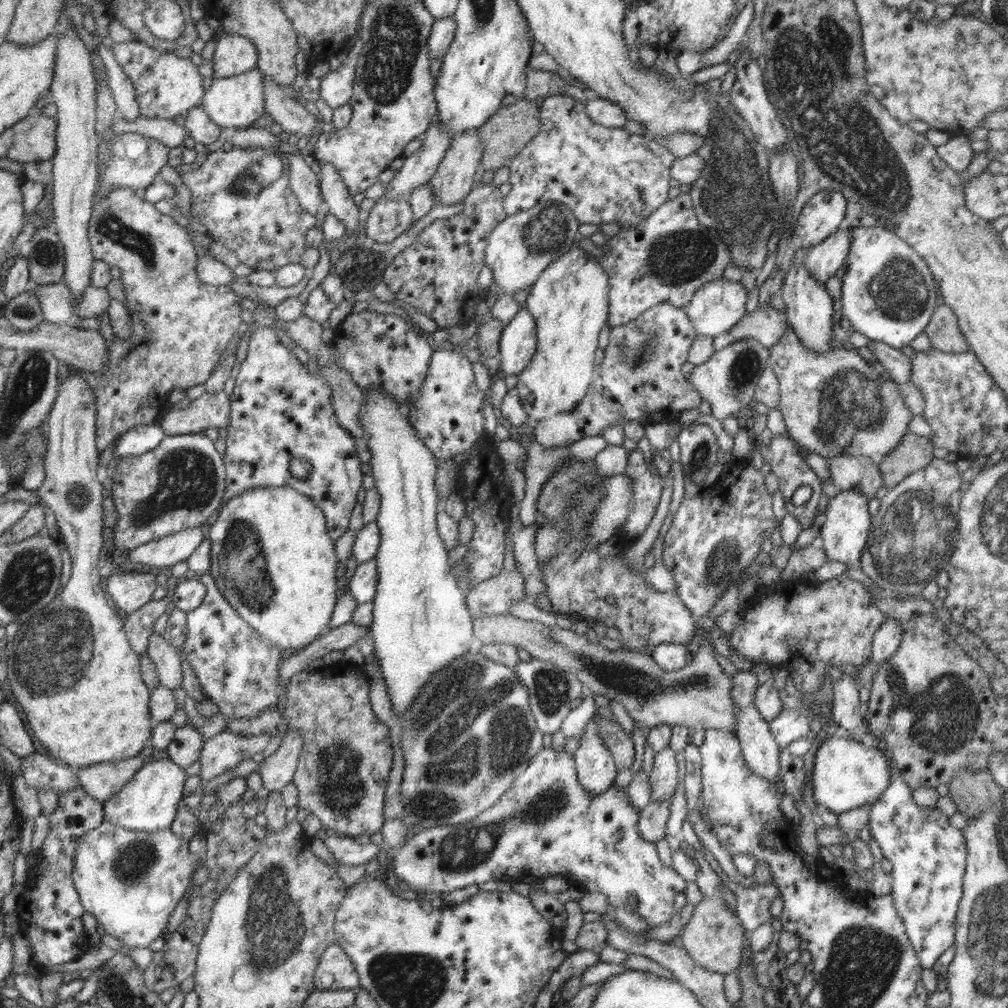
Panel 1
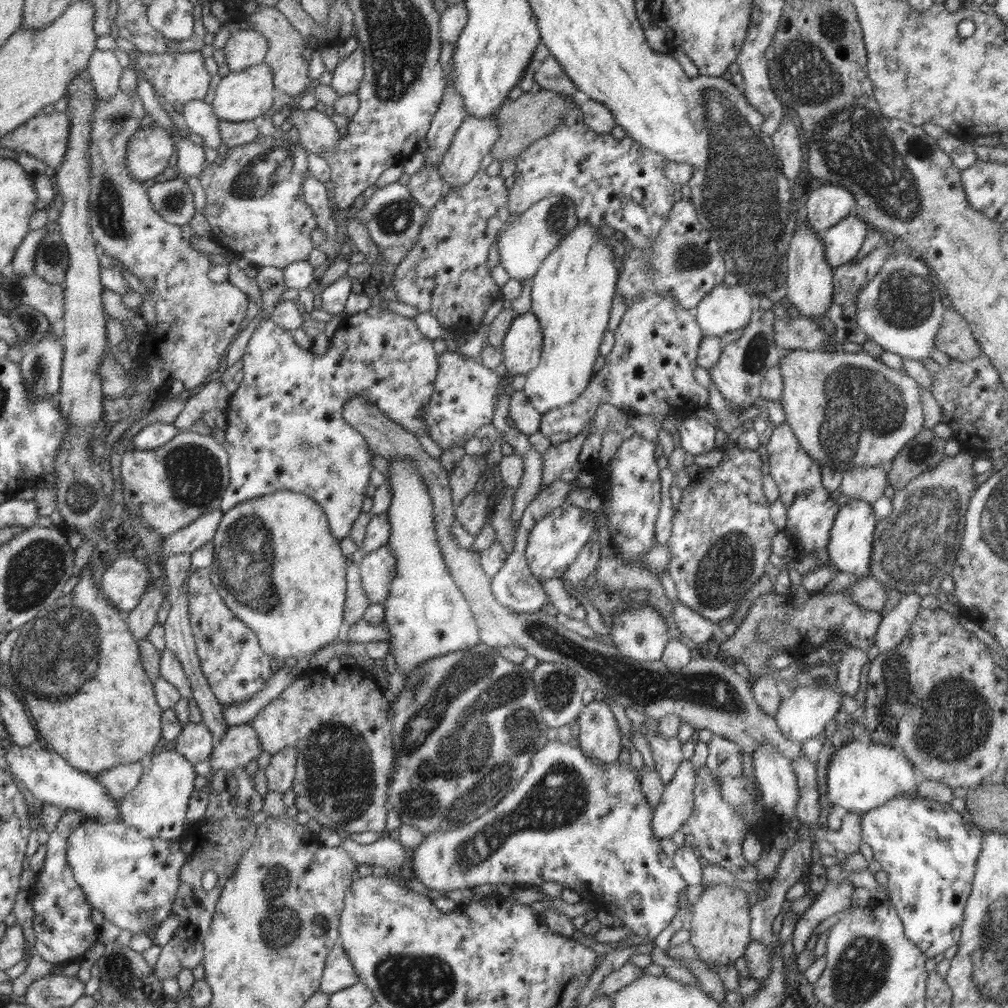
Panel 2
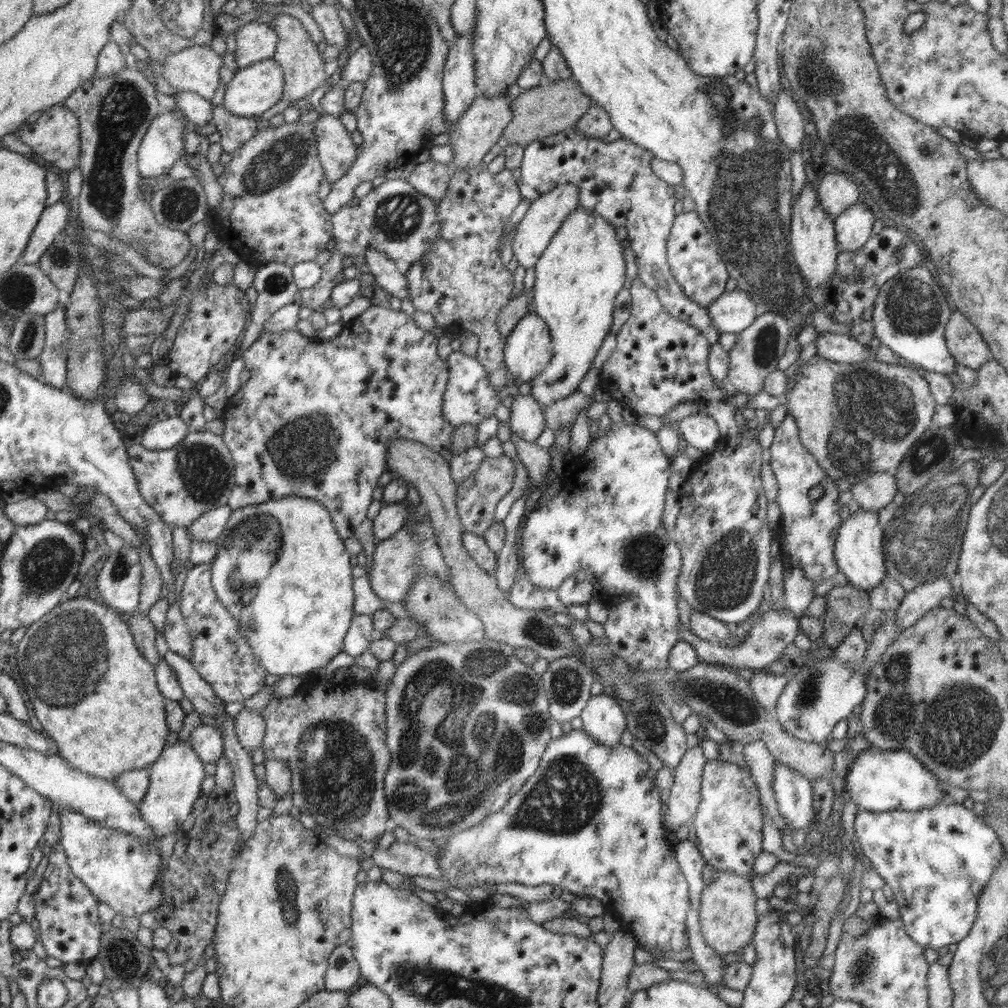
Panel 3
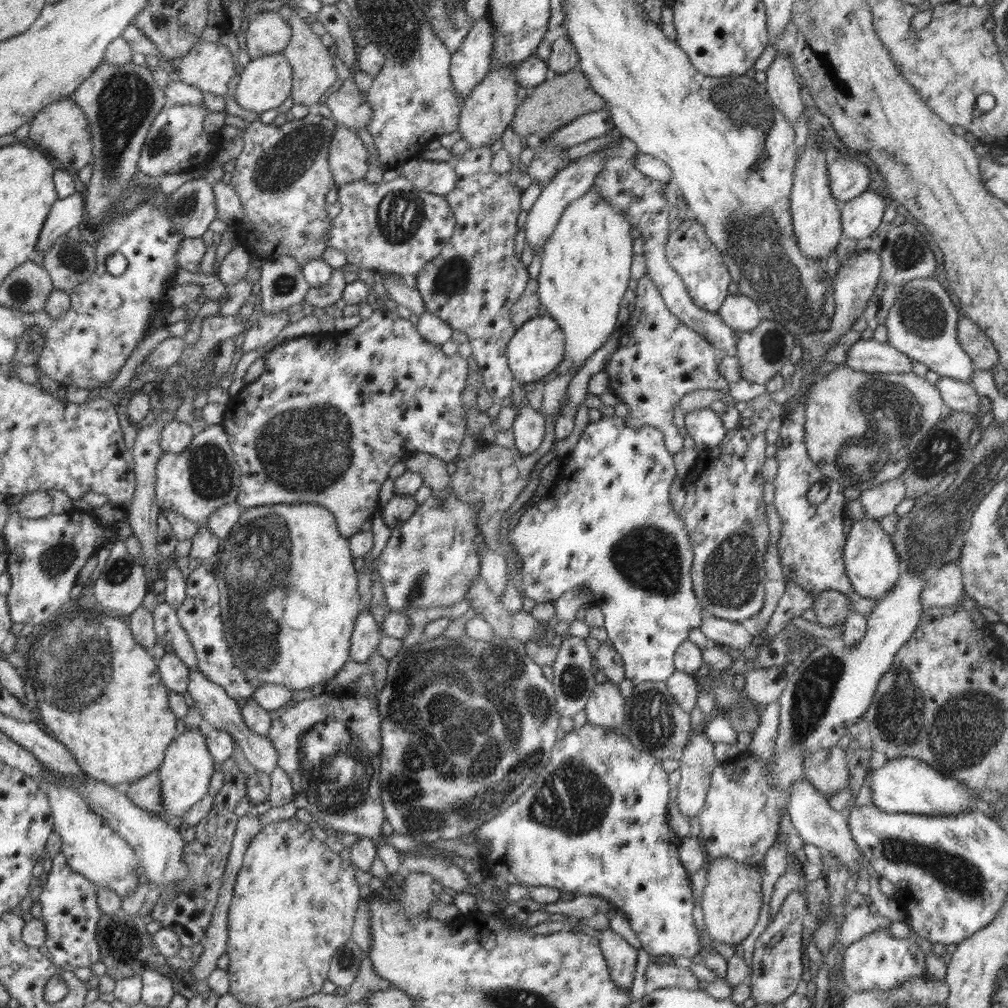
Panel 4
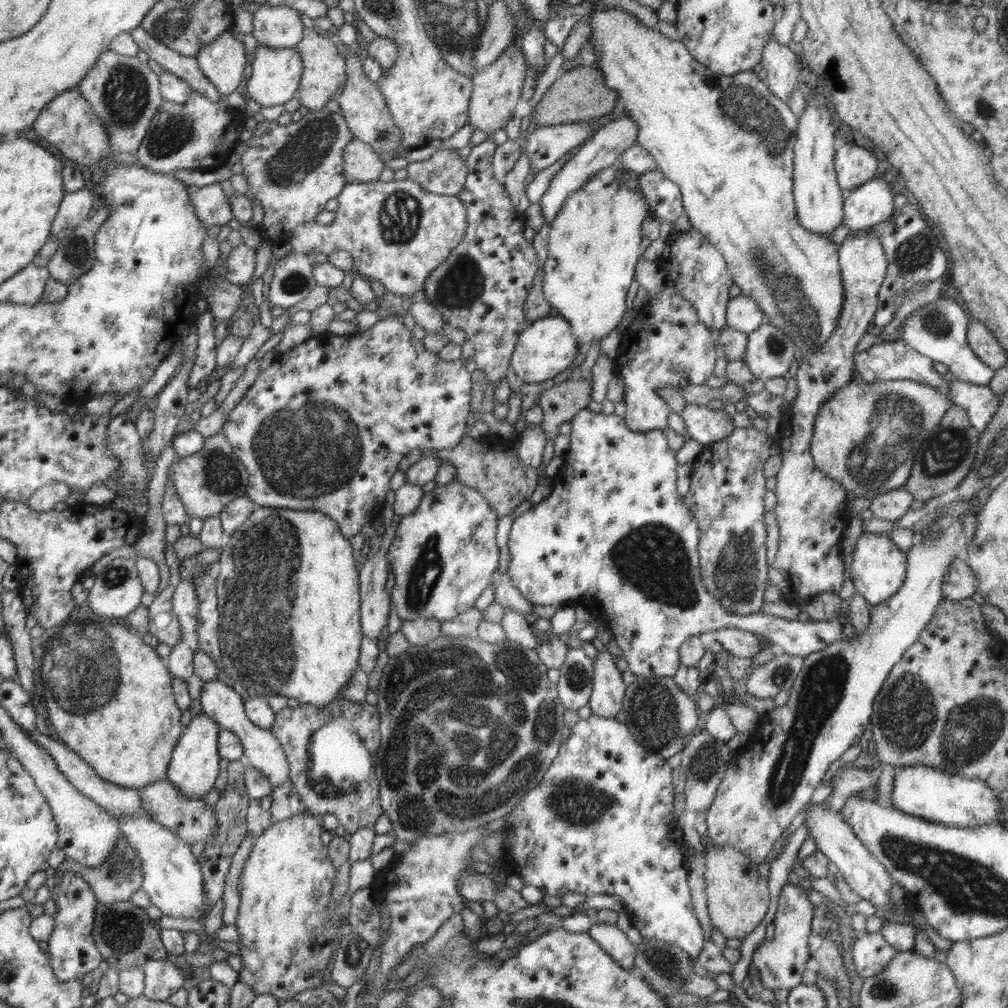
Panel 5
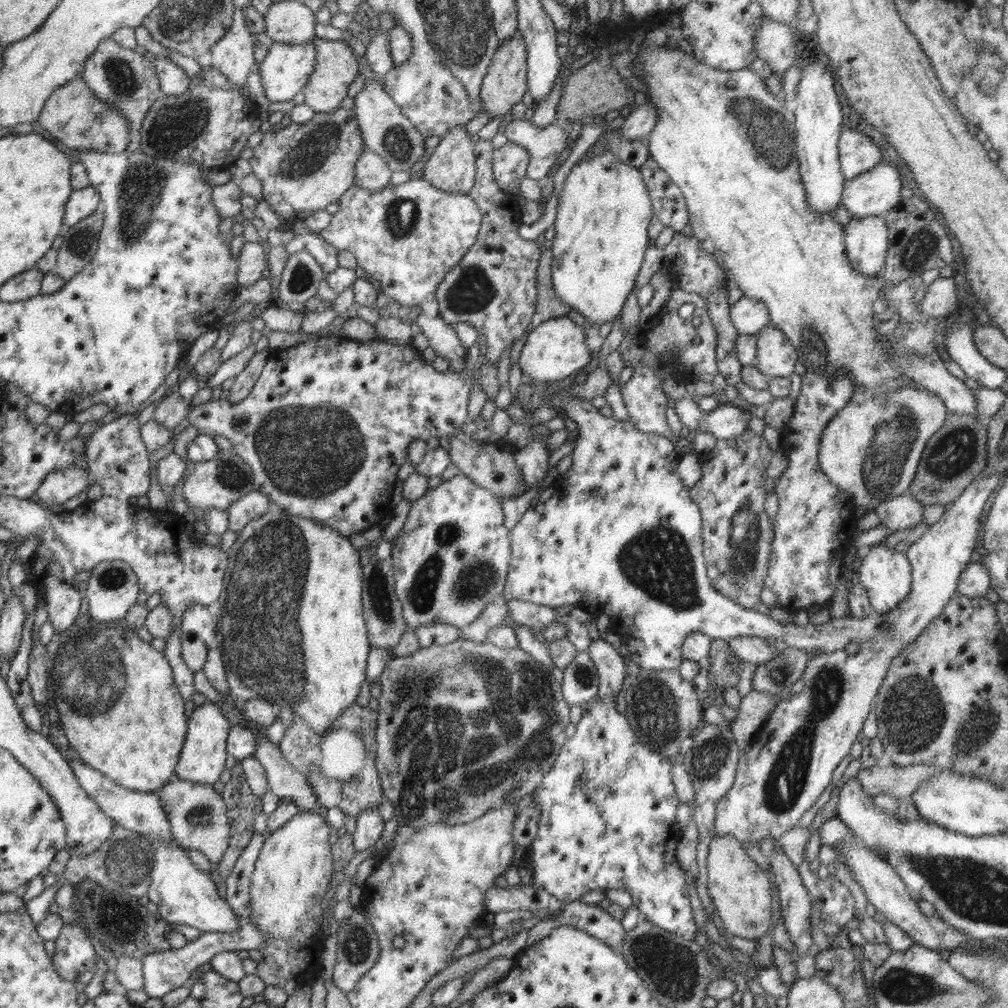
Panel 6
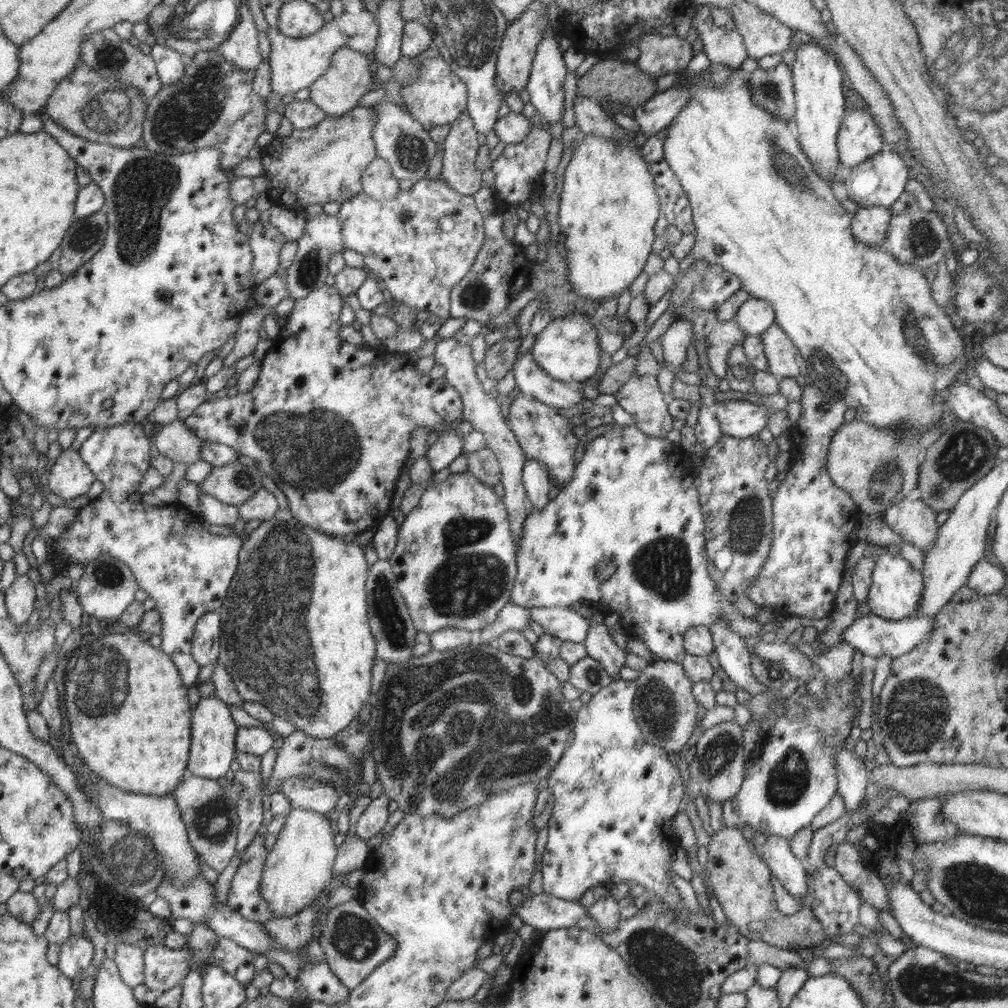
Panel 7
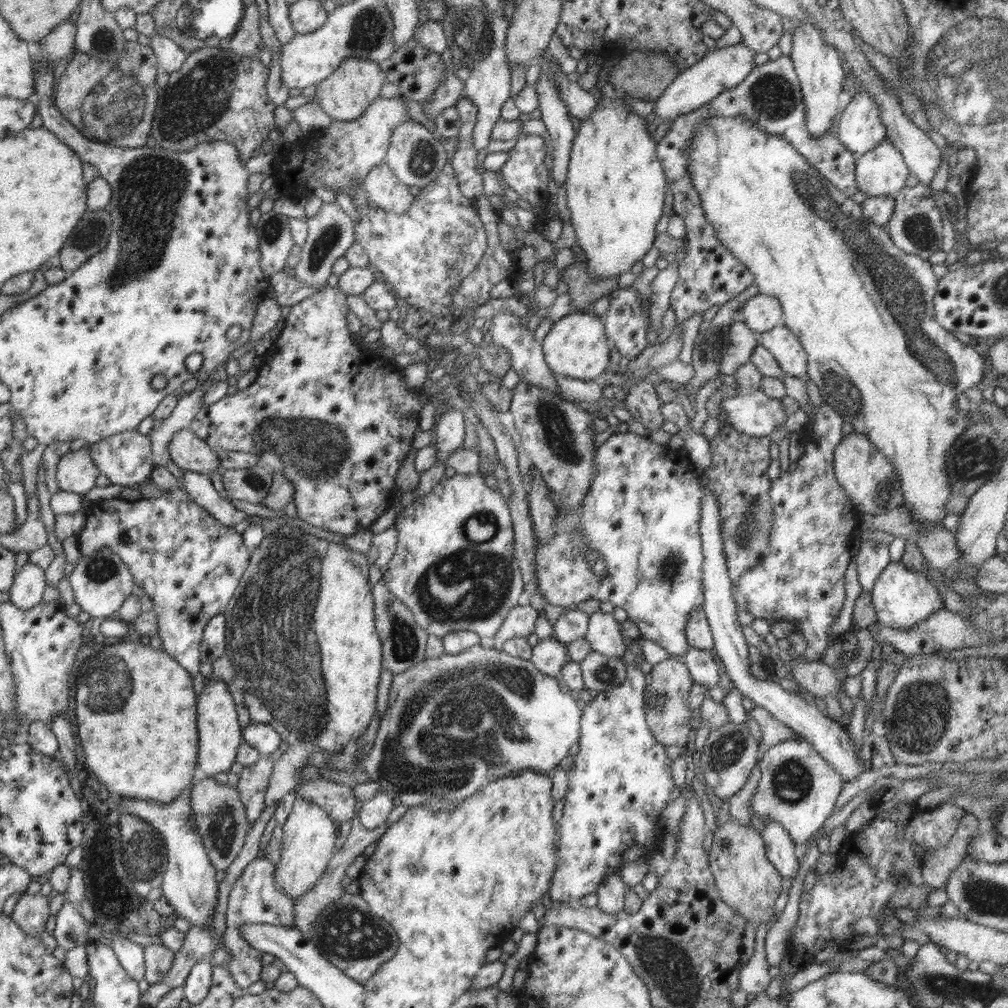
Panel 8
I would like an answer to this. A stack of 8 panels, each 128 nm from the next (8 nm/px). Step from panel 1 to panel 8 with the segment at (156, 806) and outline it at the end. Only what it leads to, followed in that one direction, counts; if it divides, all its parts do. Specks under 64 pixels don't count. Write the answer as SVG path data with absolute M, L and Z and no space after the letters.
M211 677L205 683L202 694L197 696L197 720L198 725L198 768L212 777L218 772L228 772L243 739L241 724L238 722L238 713L231 690L226 682Z

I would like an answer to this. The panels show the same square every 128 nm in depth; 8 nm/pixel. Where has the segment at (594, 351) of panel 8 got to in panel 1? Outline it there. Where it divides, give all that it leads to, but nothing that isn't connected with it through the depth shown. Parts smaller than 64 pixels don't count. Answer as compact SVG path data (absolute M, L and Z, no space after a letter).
M520 308L501 332L500 373L503 376L520 374L535 356L536 340L534 317L525 308Z

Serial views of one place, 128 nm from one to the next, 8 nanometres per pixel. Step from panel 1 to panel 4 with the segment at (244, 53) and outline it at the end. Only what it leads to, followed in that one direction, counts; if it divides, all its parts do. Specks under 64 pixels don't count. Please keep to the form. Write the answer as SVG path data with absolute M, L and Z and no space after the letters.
M279 11L257 12L248 20L242 46L250 58L282 53L290 42L290 23Z

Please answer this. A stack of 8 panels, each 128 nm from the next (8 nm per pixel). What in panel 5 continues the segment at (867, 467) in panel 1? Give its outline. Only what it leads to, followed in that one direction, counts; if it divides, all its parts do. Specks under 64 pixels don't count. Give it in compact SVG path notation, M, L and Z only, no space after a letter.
M900 487L872 498L868 509L877 519L896 522L908 512L909 508L919 510L923 507L923 504L924 501L914 499L912 494Z

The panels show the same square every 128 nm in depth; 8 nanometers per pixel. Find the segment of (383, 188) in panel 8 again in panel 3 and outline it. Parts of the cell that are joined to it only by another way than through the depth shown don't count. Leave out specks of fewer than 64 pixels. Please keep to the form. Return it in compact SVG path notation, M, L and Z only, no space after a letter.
M323 114L315 122L314 135L318 140L318 159L324 169L325 178L331 183L342 178L350 164L358 159L357 146L338 117Z

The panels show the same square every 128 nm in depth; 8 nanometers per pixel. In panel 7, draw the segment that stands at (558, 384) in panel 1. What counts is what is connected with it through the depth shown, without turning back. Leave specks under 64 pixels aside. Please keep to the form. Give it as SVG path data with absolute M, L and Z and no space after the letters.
M586 135L573 151L562 180L559 207L560 230L566 236L566 270L571 292L592 301L618 298L643 271L648 255L652 253L654 227L662 216L660 199L654 185L654 175L641 154L635 140L604 140L601 136Z

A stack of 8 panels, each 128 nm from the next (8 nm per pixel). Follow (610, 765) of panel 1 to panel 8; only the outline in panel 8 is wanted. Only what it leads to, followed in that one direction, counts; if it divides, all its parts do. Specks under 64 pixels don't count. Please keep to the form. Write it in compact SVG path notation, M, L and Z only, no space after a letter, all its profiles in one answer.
M596 611L589 617L585 638L592 650L609 657L622 657L626 651L620 625L614 614Z

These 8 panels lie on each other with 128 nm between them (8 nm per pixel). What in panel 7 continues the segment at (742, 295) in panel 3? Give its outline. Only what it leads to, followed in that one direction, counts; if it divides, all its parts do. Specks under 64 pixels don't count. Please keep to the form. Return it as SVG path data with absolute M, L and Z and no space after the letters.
M750 297L739 307L734 319L744 334L759 336L775 323L774 307L766 300Z

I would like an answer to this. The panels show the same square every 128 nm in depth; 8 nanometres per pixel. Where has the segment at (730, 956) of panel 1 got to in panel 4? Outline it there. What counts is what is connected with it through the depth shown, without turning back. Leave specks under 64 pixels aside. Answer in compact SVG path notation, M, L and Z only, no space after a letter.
M730 857L708 860L707 884L702 892L701 908L706 931L712 939L732 946L740 944L752 932L762 908L762 877L758 868Z

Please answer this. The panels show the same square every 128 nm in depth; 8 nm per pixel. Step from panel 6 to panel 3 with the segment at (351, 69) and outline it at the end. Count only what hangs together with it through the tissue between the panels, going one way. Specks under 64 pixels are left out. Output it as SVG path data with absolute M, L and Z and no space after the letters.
M280 13L274 16L270 27L278 33L278 44L276 44L273 59L284 72L285 88L283 93L285 97L291 102L306 98L308 95L318 95L328 80L328 74L324 69L326 65L322 59L322 53L318 51L300 20L295 18L293 14L291 16Z

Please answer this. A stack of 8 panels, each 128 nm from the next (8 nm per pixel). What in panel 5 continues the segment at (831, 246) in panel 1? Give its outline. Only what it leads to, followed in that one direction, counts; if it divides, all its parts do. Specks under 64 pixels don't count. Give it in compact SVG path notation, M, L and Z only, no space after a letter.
M874 178L847 192L843 203L843 224L851 232L874 227L894 212L894 194L885 179Z

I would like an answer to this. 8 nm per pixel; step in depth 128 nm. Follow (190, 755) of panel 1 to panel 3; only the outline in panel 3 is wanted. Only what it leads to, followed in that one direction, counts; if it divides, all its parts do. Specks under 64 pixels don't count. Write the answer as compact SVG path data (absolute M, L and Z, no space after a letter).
M198 725L193 728L188 742L191 743L194 751L198 753L198 757L205 763L216 763L223 756L224 739L216 727Z

